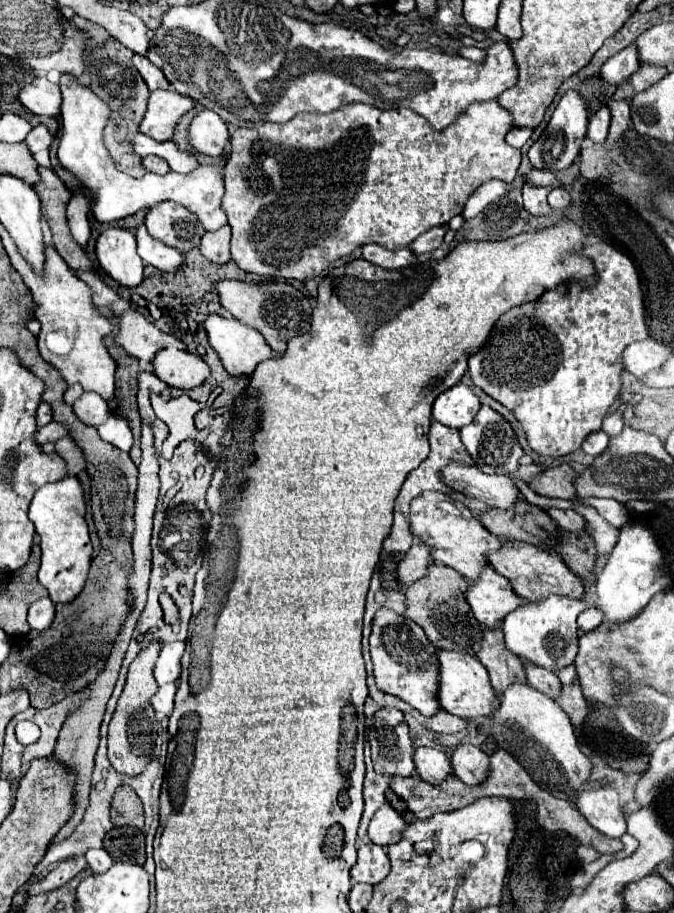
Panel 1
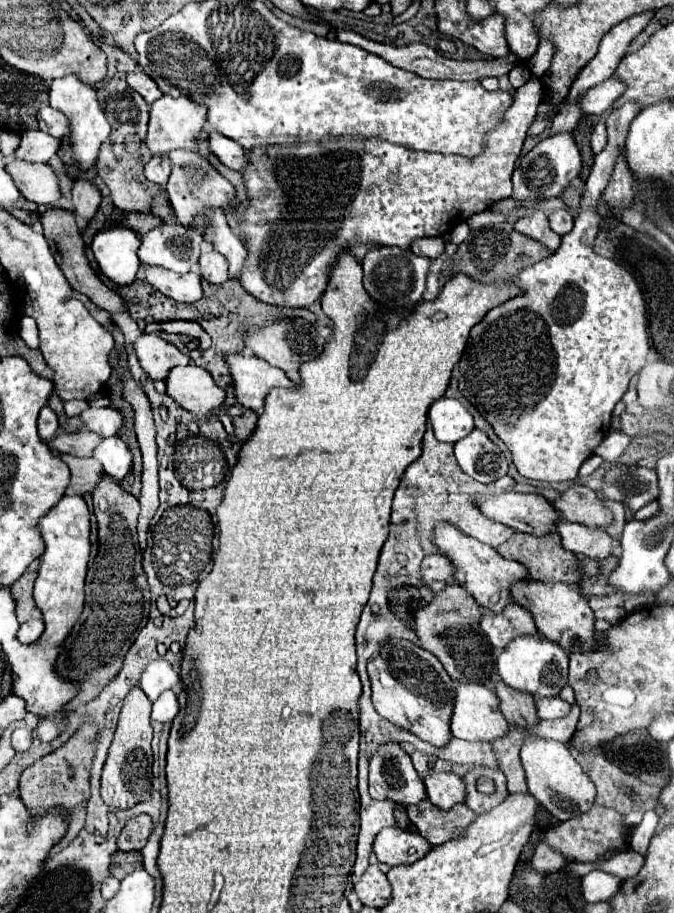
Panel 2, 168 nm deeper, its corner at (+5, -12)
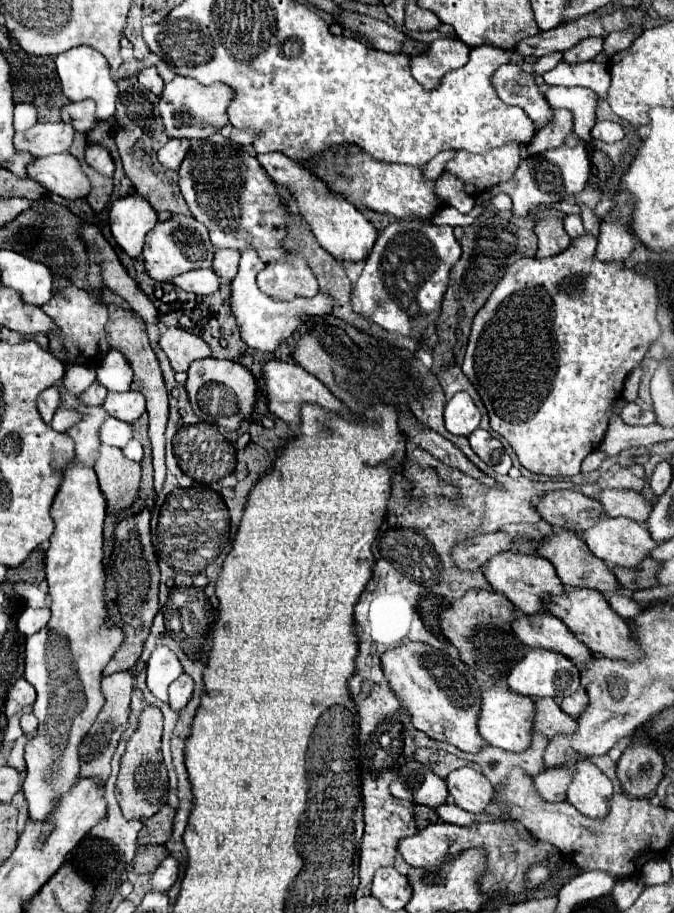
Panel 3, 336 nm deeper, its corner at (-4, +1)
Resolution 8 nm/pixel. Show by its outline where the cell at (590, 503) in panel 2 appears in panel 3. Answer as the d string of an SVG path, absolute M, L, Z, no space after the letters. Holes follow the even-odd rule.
M603 490L597 500L605 506L607 516L623 516L635 522L645 522L653 510L653 504L639 492L633 490Z

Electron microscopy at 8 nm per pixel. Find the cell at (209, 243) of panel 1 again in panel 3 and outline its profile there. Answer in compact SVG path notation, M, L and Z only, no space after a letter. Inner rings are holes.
M217 250L213 258L213 272L221 282L231 282L237 276L241 254L237 250Z

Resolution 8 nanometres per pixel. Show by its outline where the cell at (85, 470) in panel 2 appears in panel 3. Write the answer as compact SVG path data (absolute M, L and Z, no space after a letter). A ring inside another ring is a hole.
M101 446L101 456L95 462L99 486L107 498L107 512L115 514L129 508L139 492L141 464L125 458L119 448Z

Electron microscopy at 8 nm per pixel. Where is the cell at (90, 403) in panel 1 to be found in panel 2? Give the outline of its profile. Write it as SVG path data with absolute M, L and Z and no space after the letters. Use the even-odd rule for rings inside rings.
M88 407L78 417L88 431L100 437L112 437L122 427L122 415L112 407Z

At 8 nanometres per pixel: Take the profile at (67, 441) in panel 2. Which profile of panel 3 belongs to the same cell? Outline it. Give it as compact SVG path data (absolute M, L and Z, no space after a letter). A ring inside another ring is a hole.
M107 418L99 430L99 438L101 444L123 448L133 438L133 426L115 418Z

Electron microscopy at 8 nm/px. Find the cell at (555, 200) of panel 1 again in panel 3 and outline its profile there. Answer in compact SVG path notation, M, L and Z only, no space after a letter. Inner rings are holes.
M573 214L565 216L565 232L569 234L569 238L571 238L571 240L575 240L575 238L583 236L583 234L585 234L585 230L583 230L581 218L579 218L579 216L573 216Z

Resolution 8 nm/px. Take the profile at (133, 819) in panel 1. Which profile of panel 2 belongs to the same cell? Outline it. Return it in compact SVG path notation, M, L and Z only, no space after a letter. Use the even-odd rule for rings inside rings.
M140 813L132 819L126 821L120 837L118 837L118 849L120 851L132 851L132 849L142 849L150 837L152 831L152 821L148 815Z

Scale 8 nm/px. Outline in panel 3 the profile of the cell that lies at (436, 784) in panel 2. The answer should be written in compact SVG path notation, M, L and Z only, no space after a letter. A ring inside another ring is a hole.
M463 766L451 772L445 782L449 786L453 804L471 814L485 812L487 806L493 802L493 784L475 768Z

